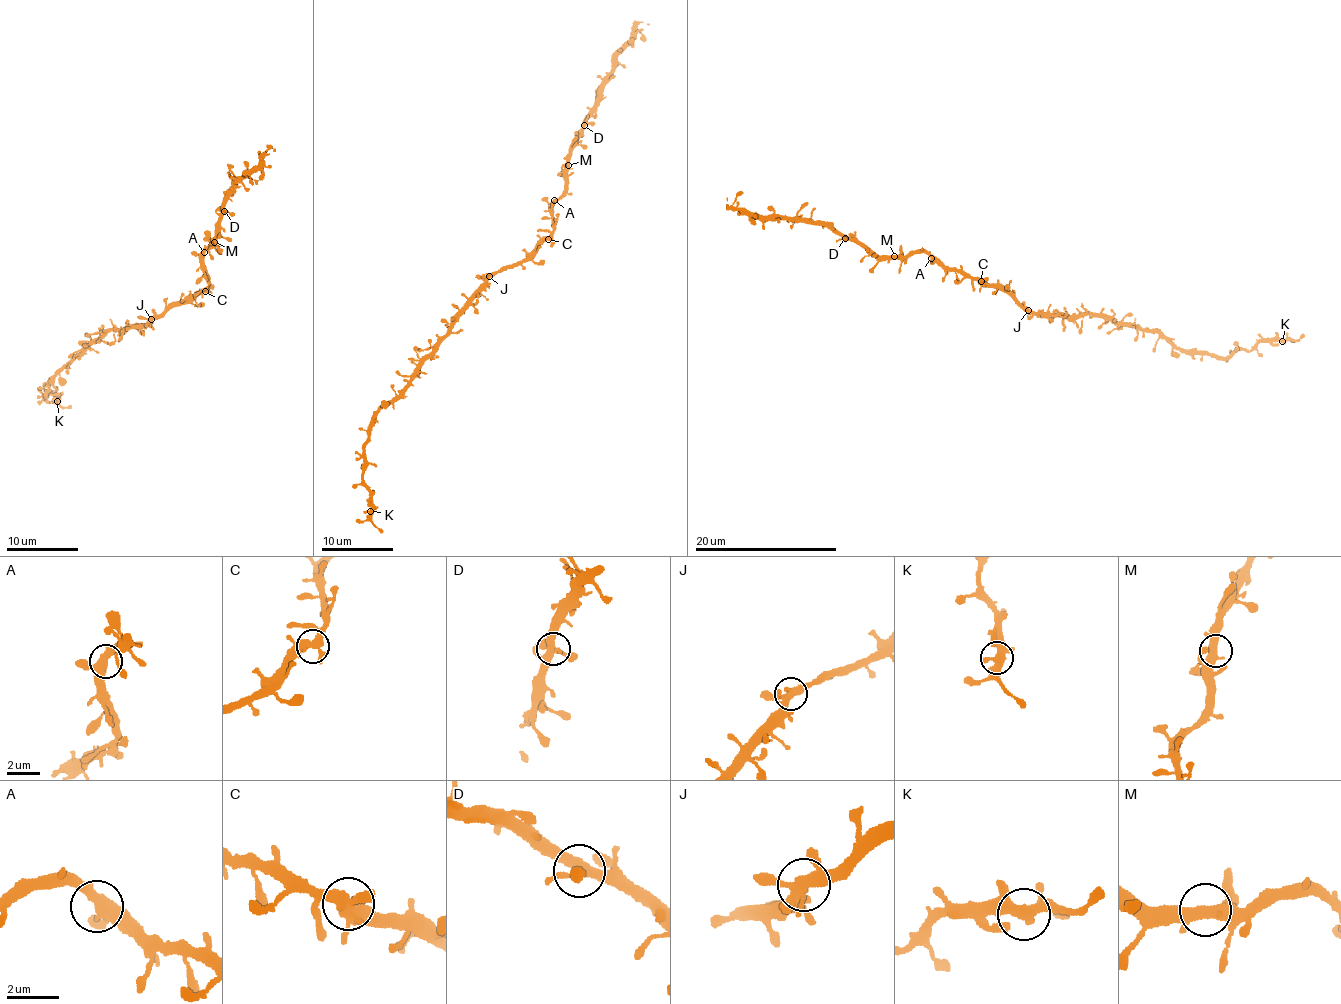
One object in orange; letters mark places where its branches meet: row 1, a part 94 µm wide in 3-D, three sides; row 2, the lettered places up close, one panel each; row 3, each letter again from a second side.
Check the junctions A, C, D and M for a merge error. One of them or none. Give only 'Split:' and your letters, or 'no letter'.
Split: no letter

